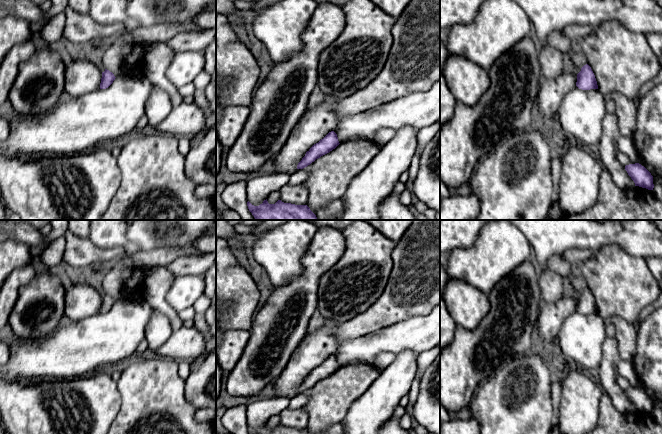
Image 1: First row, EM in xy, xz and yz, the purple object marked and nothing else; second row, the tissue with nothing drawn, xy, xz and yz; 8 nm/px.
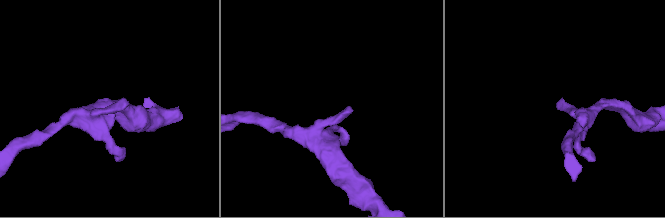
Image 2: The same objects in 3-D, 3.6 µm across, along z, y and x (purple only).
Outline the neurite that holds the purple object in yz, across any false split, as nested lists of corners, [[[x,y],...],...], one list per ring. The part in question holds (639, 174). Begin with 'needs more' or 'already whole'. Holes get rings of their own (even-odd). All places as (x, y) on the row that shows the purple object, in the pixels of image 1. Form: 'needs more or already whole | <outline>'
already whole | [[[639,163],[629,164],[625,166],[625,170],[634,181],[635,186],[653,190],[653,176],[644,166]]]

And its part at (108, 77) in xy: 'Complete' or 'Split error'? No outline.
Complete

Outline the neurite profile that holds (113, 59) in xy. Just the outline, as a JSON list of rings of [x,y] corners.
[[[157,24],[149,27],[139,27],[126,30],[114,39],[114,42],[105,51],[102,63],[104,68],[114,74],[115,77],[126,75],[126,65],[124,63],[123,50],[132,44],[149,44],[159,41],[168,41],[181,32],[197,32],[202,28],[195,25],[169,25]]]

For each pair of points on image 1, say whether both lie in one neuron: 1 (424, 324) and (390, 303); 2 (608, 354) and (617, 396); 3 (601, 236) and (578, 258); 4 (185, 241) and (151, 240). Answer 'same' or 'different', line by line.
1: different
2: same
3: different
4: same

